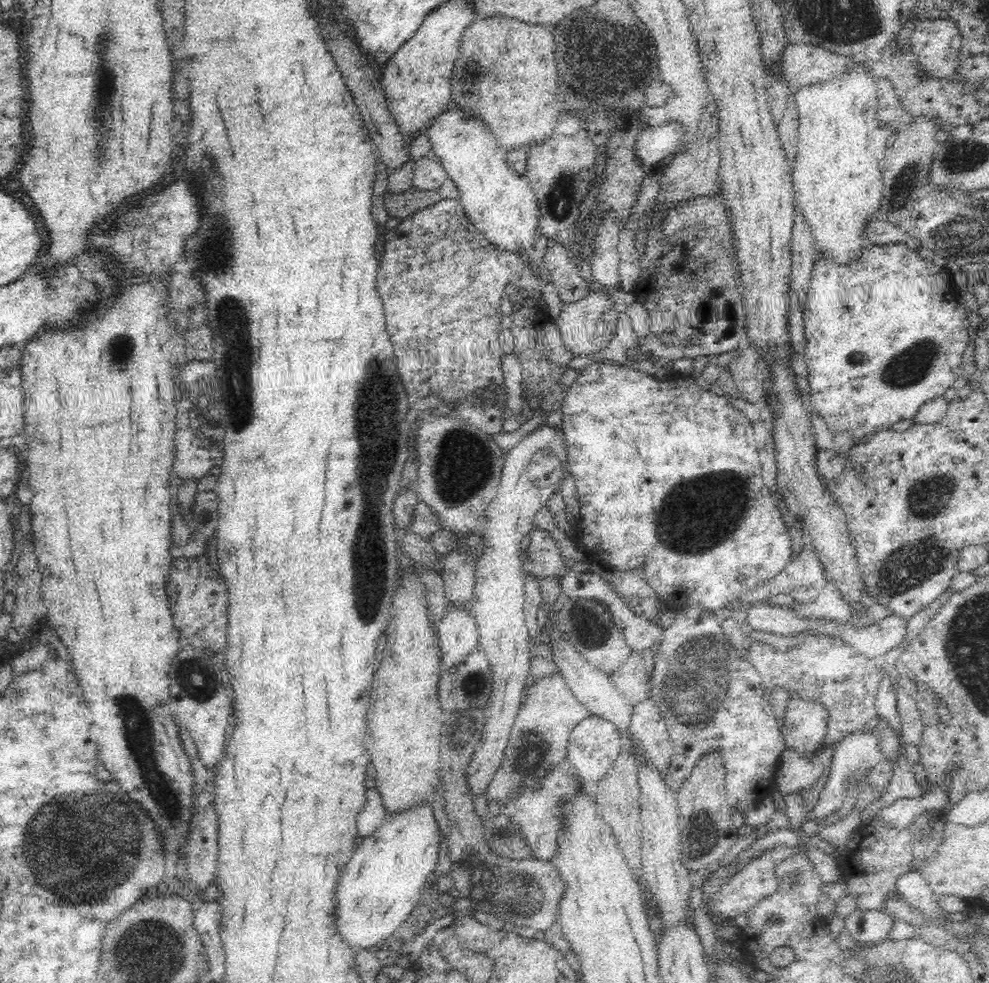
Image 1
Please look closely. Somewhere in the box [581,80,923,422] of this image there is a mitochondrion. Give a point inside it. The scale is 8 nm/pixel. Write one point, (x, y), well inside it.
(906, 185)

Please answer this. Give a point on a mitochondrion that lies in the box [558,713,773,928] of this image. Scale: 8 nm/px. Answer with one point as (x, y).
(701, 835)

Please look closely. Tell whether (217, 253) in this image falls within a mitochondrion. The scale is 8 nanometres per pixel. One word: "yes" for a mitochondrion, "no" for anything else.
yes

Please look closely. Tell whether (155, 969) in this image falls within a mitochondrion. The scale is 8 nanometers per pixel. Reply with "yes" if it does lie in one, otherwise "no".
yes

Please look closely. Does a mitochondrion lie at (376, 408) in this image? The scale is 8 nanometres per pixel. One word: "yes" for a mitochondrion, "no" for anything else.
yes

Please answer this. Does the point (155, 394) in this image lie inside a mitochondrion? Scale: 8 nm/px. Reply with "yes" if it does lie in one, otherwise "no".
no

